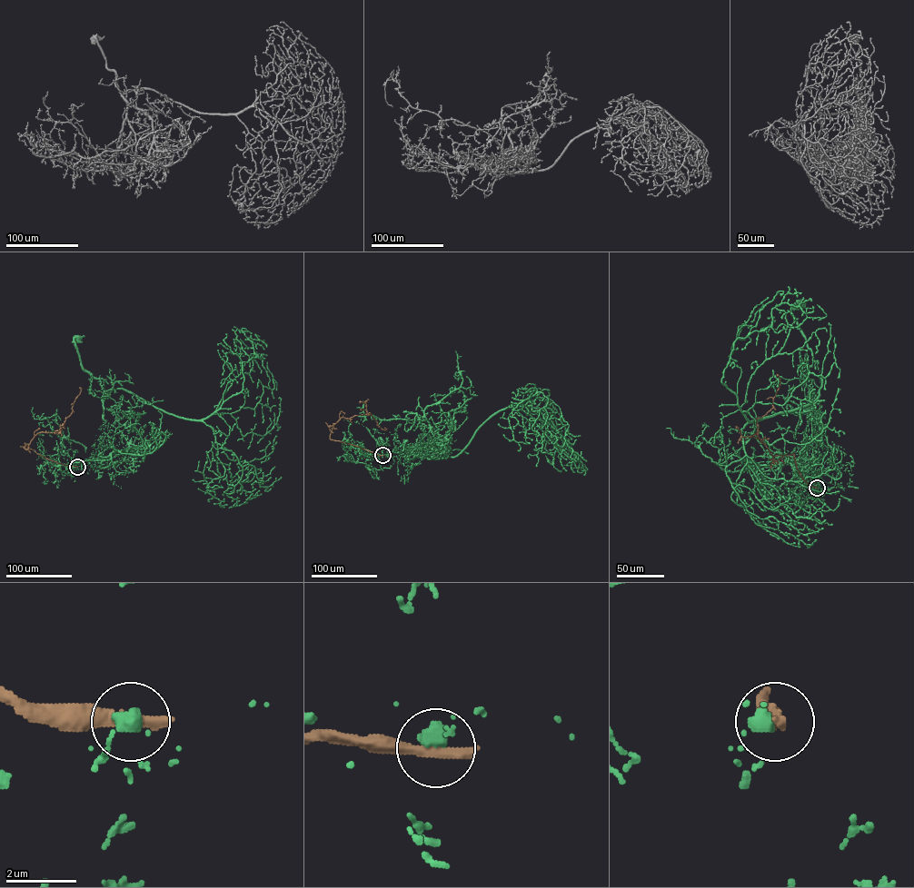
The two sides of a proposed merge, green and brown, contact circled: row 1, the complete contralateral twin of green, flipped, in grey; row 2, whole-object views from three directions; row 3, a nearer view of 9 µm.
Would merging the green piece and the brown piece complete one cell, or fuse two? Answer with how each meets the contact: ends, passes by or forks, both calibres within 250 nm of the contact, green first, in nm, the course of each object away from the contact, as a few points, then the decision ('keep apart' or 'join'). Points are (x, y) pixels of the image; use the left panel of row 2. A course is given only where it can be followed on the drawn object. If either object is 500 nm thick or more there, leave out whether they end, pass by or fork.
green ends | brown ends | 480/480 nm | green via (77, 467), (91, 453), (102, 457), (103, 433), (120, 431), (103, 419), (109, 396), (84, 369), (75, 338) | brown via (77, 467), (47, 458), (24, 443), (29, 444), (38, 433), (54, 432), (63, 427), (81, 391), (79, 388) | keep apart

